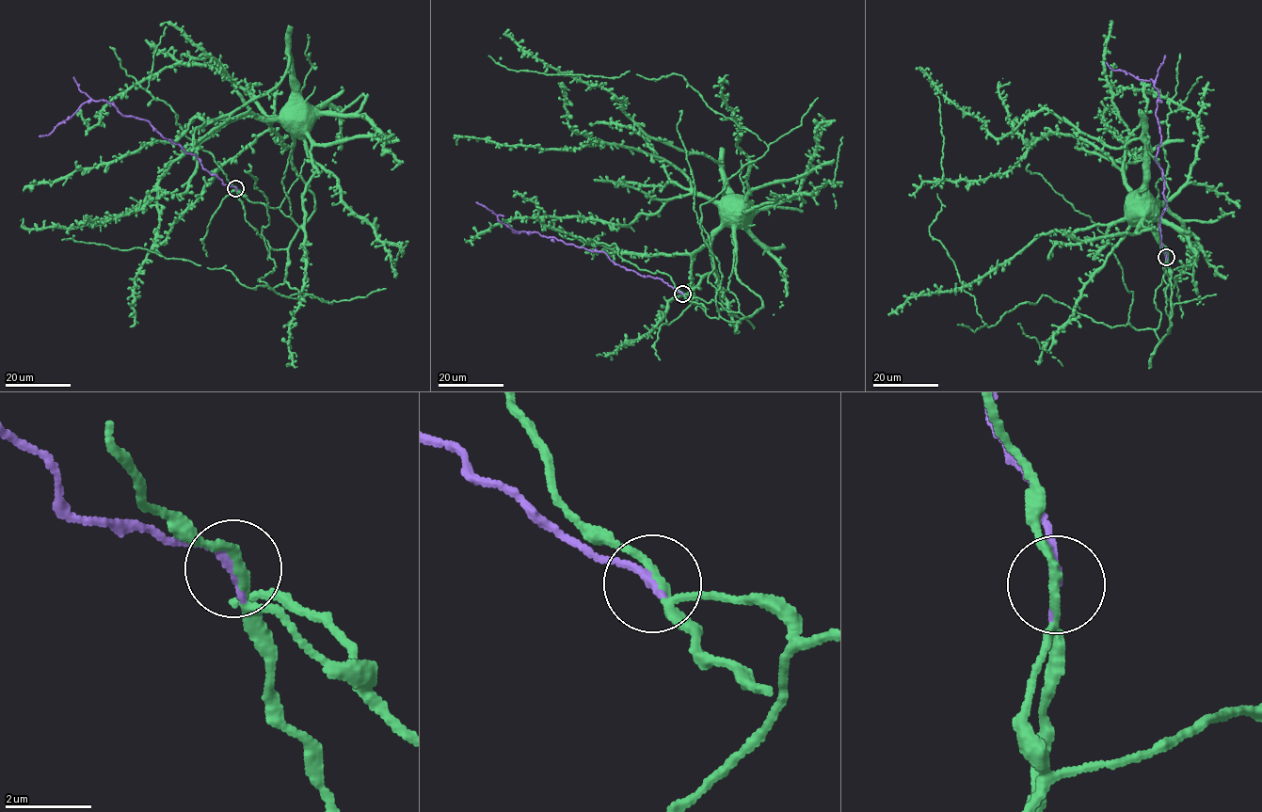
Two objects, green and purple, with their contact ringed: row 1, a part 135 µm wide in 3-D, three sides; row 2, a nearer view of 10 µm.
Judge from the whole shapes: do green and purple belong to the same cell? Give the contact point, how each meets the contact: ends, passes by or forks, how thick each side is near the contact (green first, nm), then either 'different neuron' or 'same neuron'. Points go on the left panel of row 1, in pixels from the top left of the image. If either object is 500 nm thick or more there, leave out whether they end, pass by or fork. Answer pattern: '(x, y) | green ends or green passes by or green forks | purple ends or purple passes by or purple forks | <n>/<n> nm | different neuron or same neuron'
(235, 188) | green passes by | purple ends | 160/220 nm | same neuron

